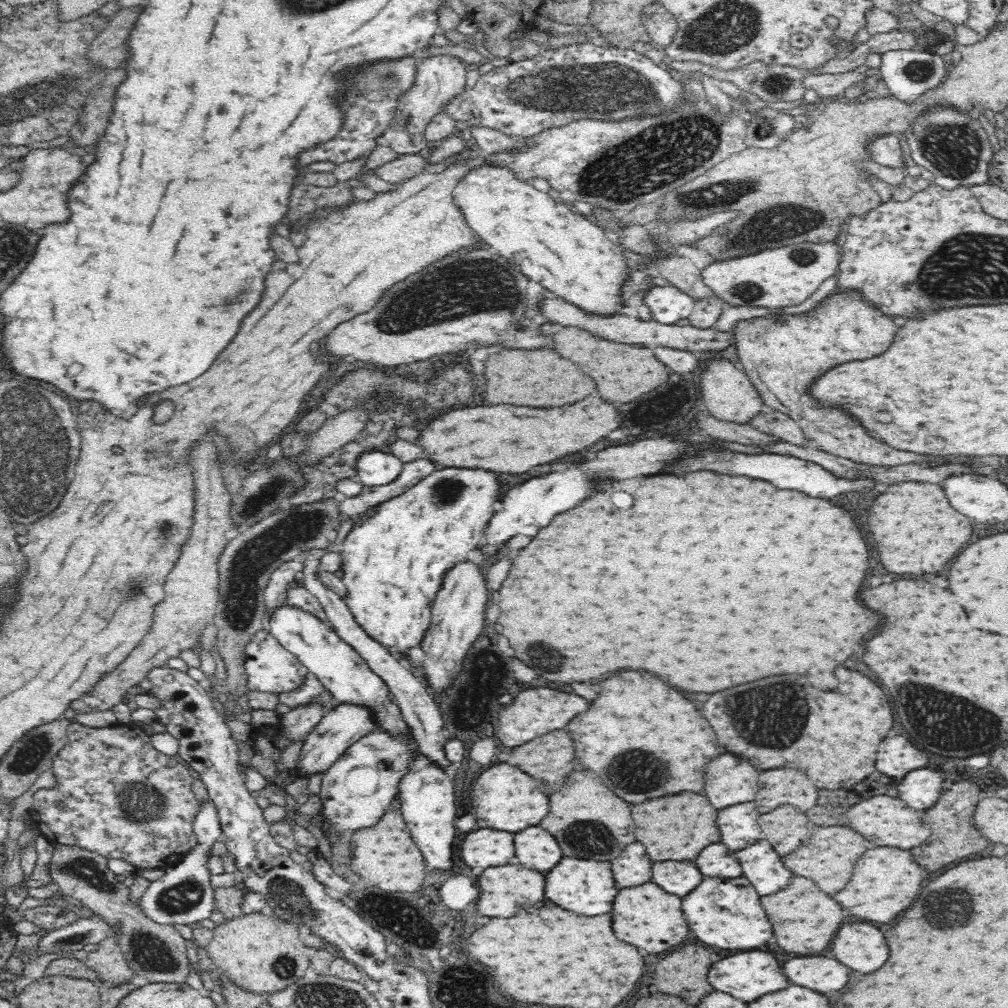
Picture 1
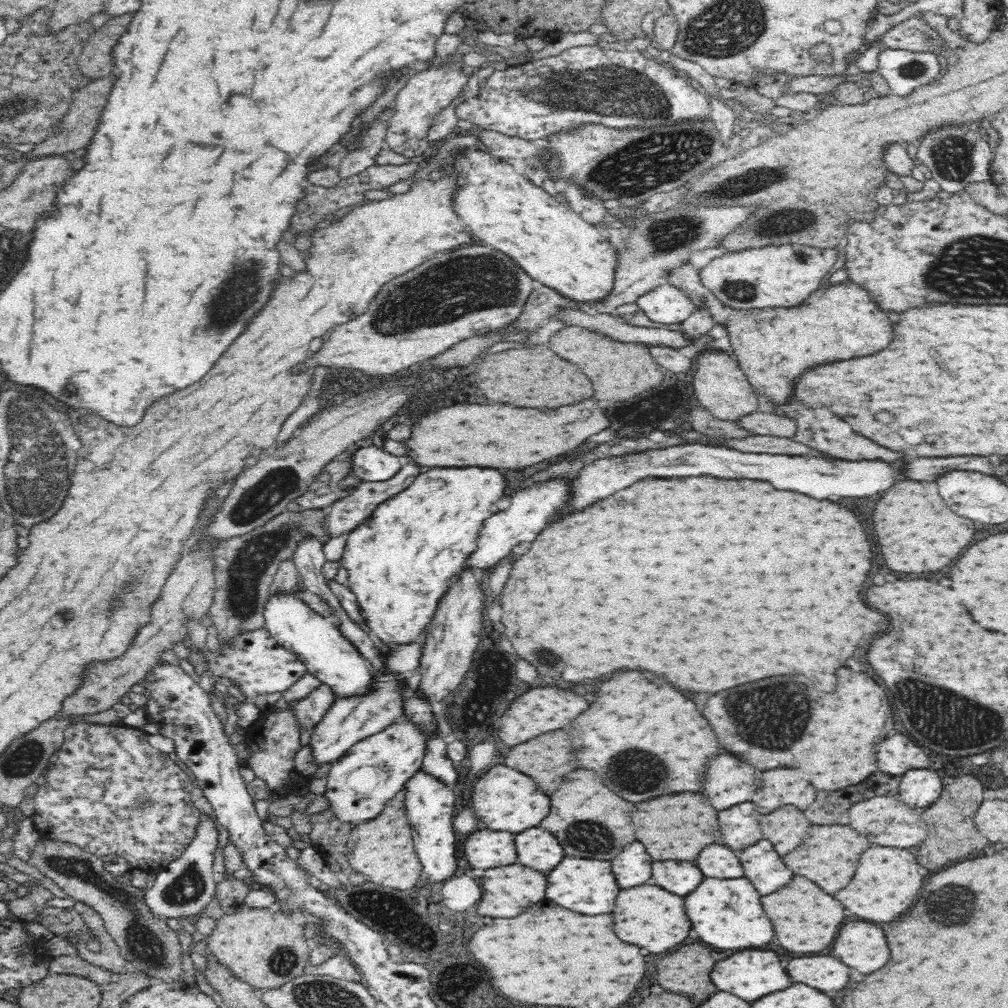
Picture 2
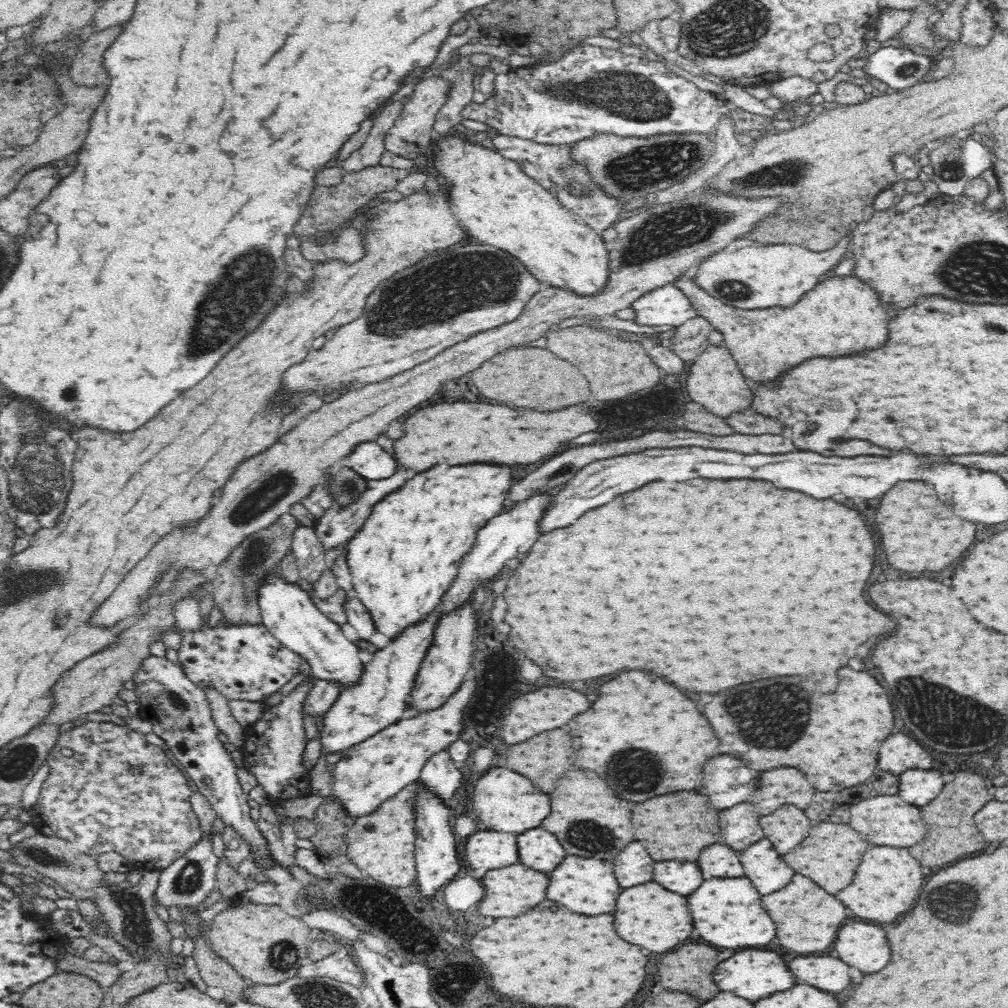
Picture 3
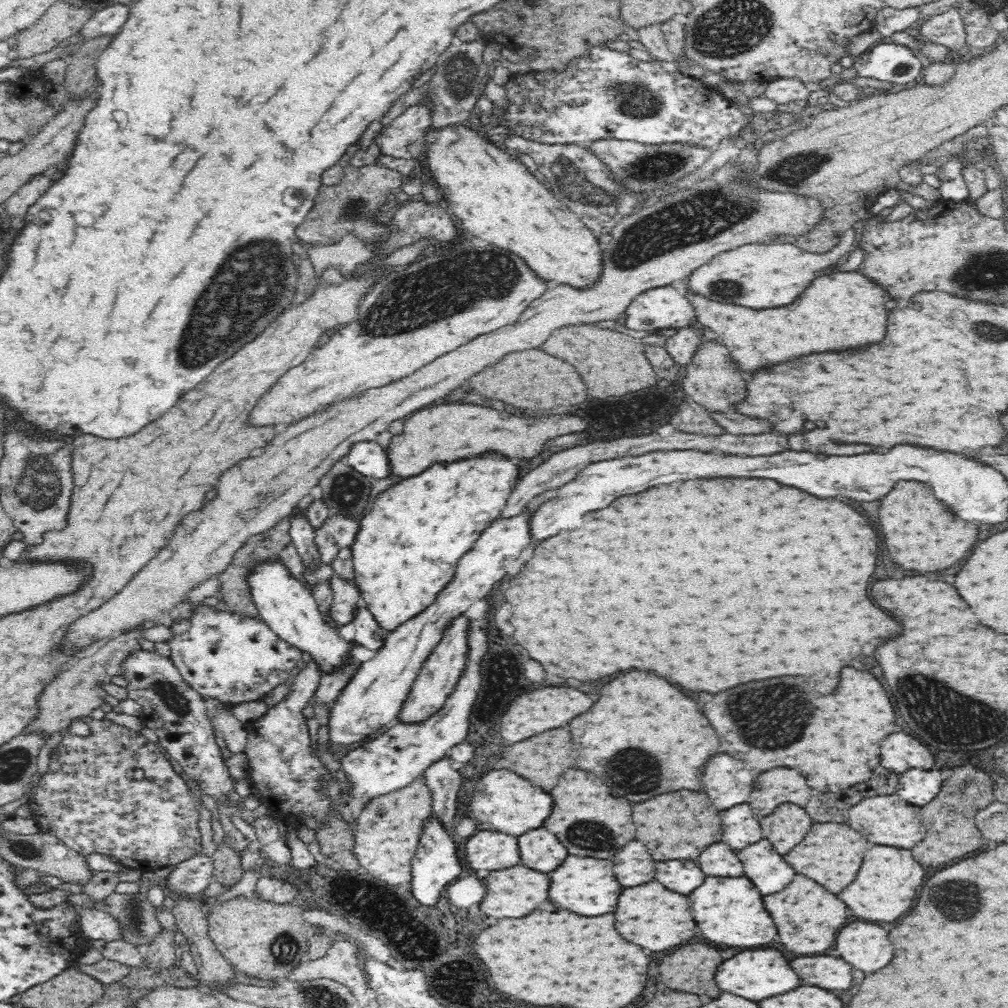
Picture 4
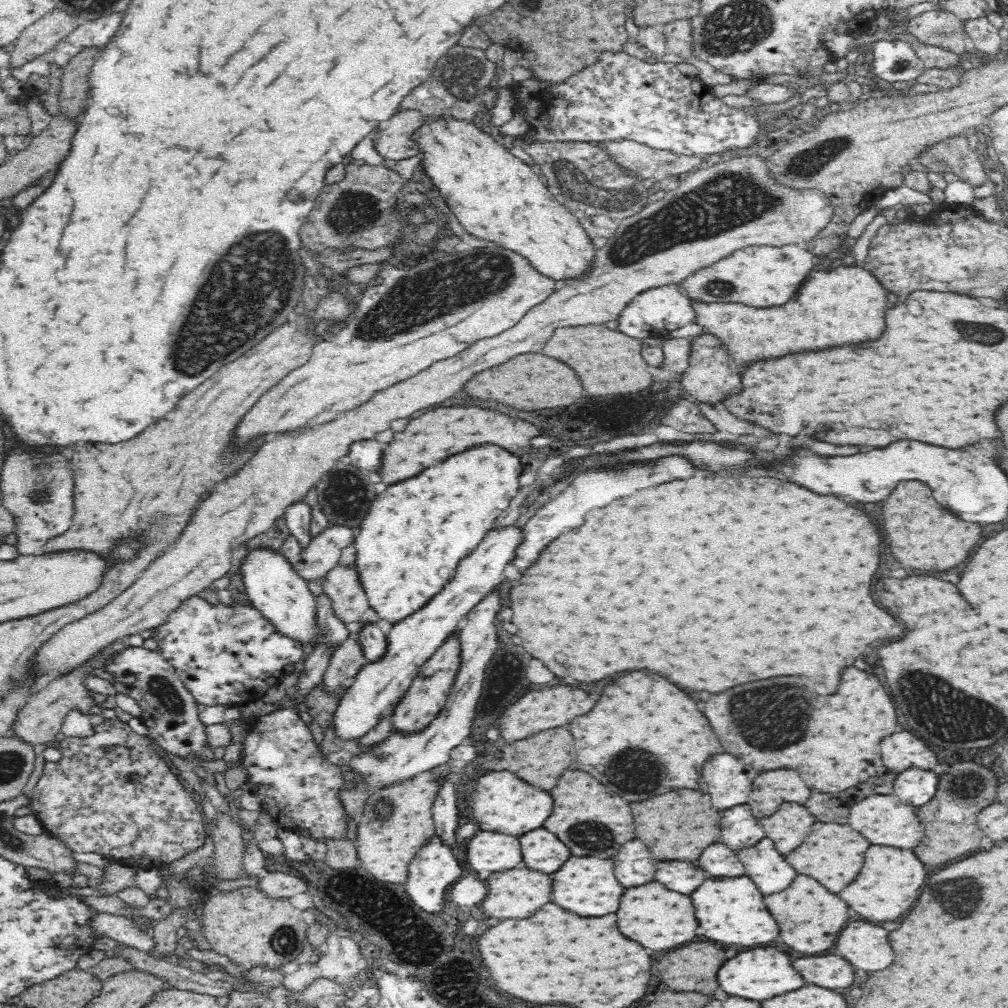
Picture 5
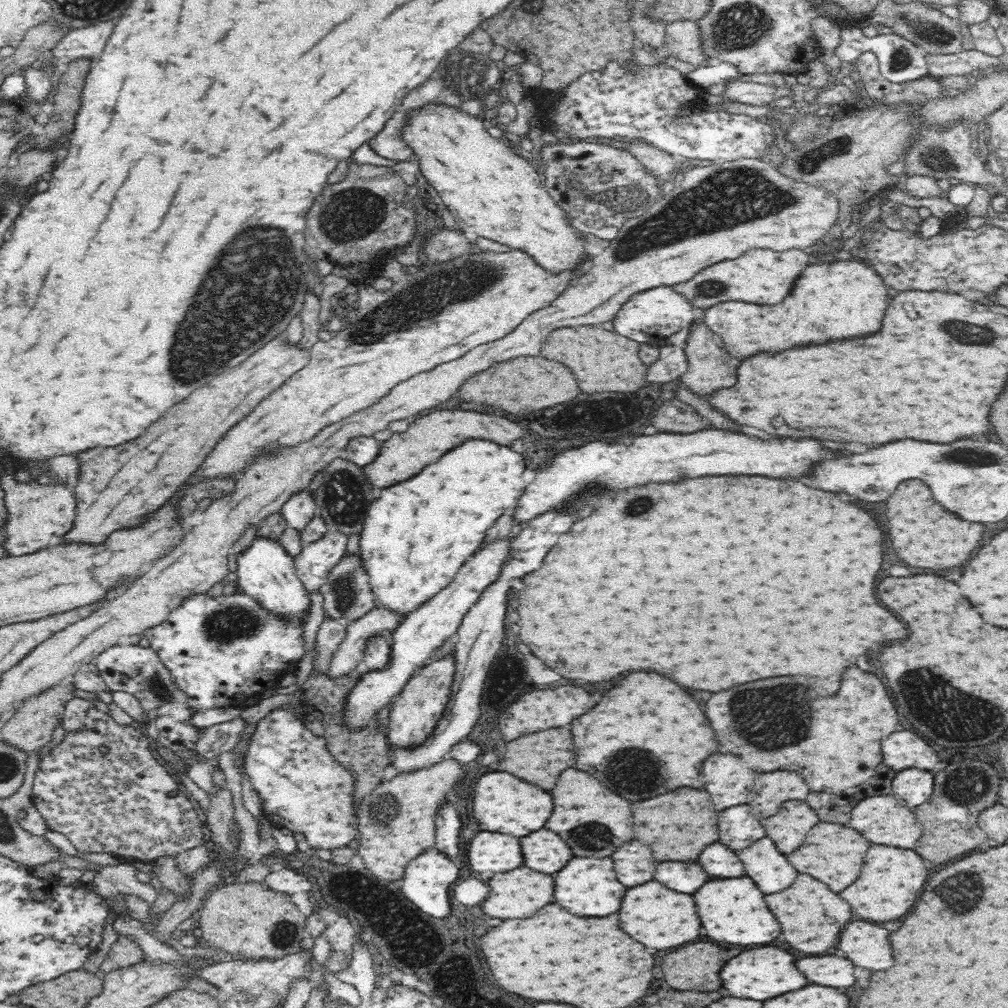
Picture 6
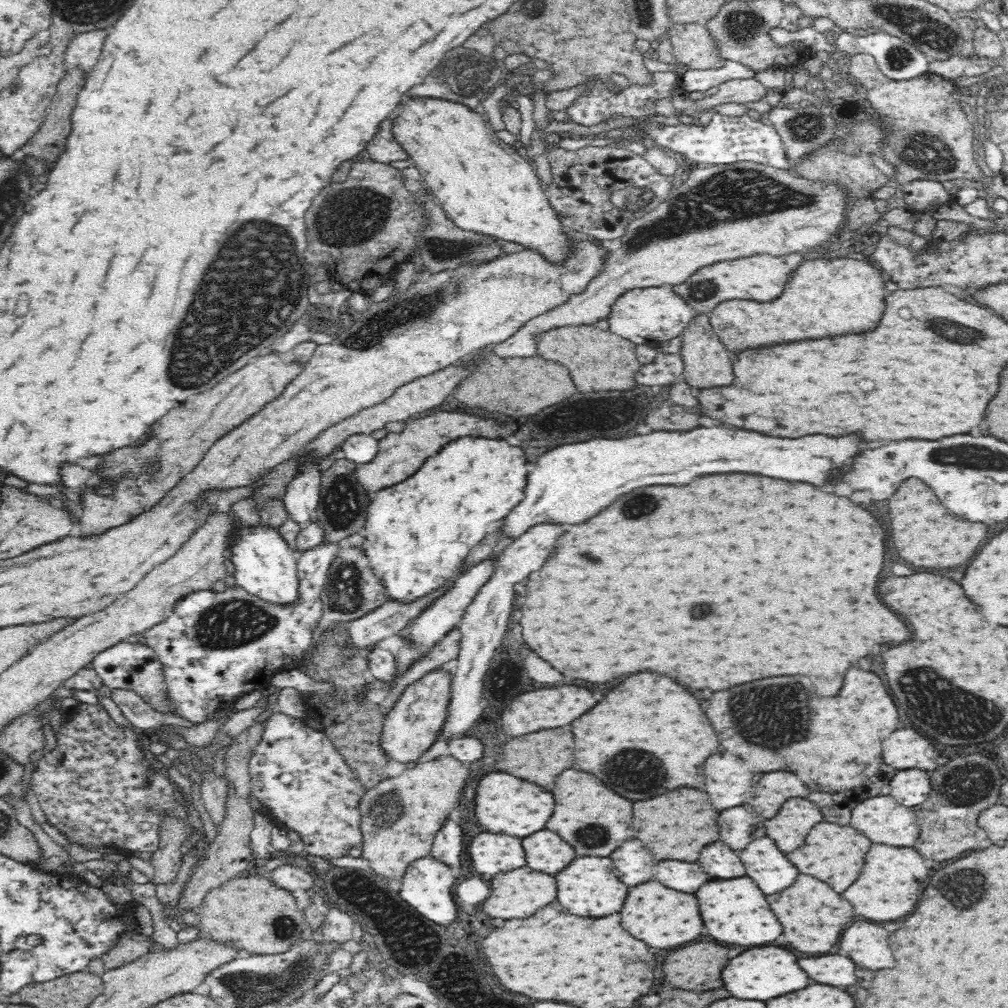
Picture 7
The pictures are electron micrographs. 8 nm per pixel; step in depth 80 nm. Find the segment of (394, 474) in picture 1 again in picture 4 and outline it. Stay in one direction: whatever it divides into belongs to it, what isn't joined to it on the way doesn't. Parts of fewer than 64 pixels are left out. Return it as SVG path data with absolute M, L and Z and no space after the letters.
M376 440L357 441L342 461L371 480L384 479L392 475L387 449L378 445Z

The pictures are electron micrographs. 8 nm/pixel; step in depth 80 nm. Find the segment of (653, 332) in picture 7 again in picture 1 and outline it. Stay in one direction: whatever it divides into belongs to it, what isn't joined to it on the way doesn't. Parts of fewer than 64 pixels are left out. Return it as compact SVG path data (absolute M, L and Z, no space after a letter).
M674 285L652 287L644 296L652 318L662 324L674 324L689 318L695 307L695 298Z

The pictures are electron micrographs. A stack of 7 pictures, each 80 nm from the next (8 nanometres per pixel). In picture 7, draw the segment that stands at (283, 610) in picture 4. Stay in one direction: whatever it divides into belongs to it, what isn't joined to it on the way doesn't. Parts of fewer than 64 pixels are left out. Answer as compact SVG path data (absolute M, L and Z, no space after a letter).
M240 526L231 545L230 563L235 567L235 584L265 602L287 606L299 596L297 553L280 537L278 531L263 526Z

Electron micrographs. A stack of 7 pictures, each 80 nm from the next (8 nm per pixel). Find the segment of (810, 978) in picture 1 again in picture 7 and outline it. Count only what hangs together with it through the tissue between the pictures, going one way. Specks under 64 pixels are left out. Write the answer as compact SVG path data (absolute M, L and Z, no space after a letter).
M832 954L798 960L800 968L816 982L828 986L852 986L856 982L856 968L850 958Z

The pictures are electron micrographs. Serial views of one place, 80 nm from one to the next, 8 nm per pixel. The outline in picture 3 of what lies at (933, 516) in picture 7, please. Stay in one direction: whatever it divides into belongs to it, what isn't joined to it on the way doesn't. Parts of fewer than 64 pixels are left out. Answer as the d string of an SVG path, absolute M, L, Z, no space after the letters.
M898 482L882 496L876 510L876 526L892 568L904 572L938 572L966 552L974 540L976 526L958 518L954 512L946 516L944 510L946 506L930 482Z

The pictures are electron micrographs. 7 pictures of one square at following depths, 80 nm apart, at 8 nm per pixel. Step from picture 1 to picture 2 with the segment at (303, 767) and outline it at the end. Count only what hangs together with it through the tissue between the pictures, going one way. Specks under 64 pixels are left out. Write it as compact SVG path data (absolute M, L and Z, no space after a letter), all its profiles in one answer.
M422 632L414 644L404 647L385 648L386 661L388 661L388 674L375 674L377 688L366 696L354 698L336 698L322 720L313 728L310 736L310 750L314 764L330 764L338 760L344 753L359 740L378 734L383 728L402 718L401 684L410 683L412 671L419 667L420 650L424 645L426 635Z

